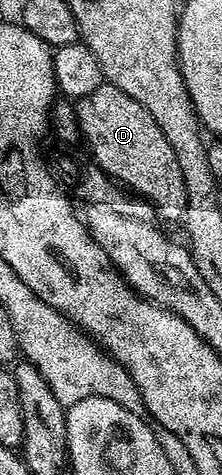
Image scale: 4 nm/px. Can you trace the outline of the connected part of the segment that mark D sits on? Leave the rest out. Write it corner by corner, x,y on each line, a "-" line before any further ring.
102,83
91,94
78,98
75,110
79,116
79,132
82,140
87,141
91,148
90,156
100,165
111,178
114,178
119,185
126,187
132,194
138,195
151,203
157,213
167,221
175,221
184,216
187,211
187,196
185,195
185,179
181,179
181,167
177,167
177,155
173,147
169,145
169,139
157,127
153,115
137,103
125,91
121,91
116,85

